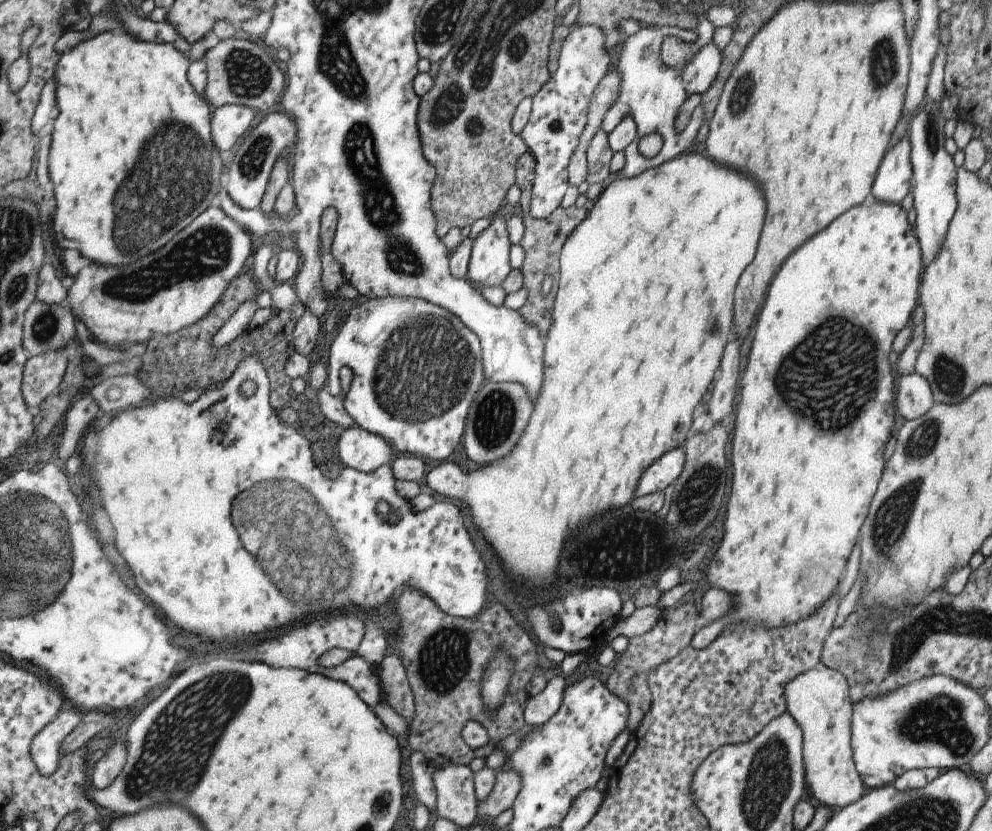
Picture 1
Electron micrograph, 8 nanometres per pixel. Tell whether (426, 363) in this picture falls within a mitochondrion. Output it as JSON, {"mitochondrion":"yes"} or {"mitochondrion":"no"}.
{"mitochondrion":"yes"}

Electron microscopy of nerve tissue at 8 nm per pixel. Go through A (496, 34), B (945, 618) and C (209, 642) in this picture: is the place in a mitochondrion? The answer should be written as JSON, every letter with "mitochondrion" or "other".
{"A":"mitochondrion","B":"mitochondrion","C":"other"}

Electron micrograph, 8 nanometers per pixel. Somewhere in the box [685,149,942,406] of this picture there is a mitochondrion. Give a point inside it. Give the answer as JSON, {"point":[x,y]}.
{"point":[715,326]}

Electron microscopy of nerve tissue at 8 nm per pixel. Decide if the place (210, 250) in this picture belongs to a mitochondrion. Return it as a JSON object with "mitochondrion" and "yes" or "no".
{"mitochondrion":"yes"}

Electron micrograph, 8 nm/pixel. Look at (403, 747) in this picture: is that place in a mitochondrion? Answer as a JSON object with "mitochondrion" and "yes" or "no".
{"mitochondrion":"no"}

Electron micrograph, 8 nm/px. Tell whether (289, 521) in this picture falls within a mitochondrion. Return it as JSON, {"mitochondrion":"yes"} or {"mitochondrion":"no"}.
{"mitochondrion":"yes"}

